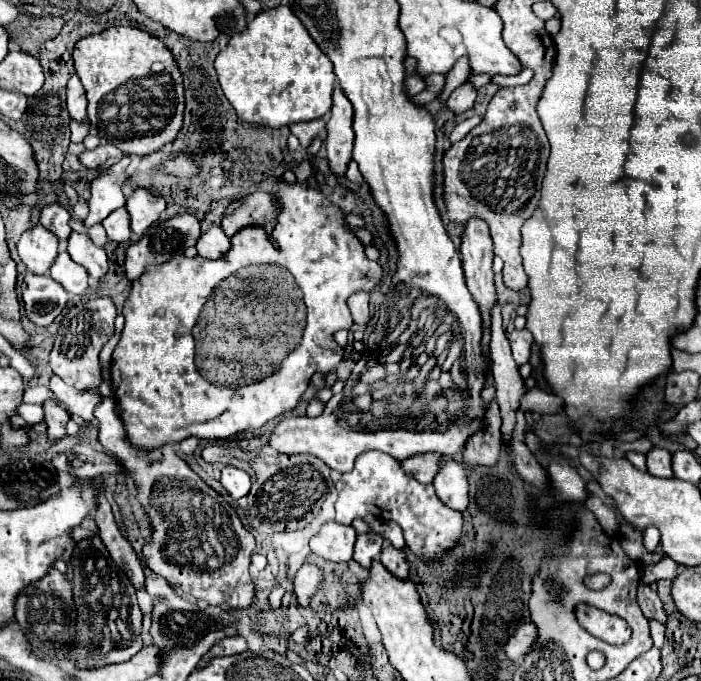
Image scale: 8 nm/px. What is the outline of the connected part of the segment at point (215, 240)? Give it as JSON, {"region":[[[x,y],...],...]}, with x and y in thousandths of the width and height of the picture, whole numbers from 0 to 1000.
{"region":[[[304,332],[301,338],[295,338],[292,344],[287,344],[284,355],[281,355],[281,370],[290,379],[301,379],[310,382],[315,376],[321,376],[330,364],[330,352],[321,347],[315,332]]]}

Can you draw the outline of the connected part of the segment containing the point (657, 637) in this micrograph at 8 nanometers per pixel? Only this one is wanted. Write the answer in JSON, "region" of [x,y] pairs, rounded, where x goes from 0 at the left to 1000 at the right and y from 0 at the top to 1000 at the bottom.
{"region":[[[926,910],[926,919],[929,919],[929,937],[934,943],[934,949],[946,949],[946,931],[949,931],[949,919],[937,910]]]}

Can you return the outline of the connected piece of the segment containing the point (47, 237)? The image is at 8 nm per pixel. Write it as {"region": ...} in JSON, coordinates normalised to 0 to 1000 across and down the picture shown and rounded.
{"region":[[[56,329],[30,344],[24,367],[39,396],[44,396],[47,402],[67,402],[73,388],[78,385],[81,358],[84,352],[78,349],[78,344],[73,344],[67,335]]]}

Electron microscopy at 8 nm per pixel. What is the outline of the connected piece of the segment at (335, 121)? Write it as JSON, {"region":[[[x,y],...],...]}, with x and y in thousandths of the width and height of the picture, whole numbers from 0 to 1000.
{"region":[[[478,126],[475,159],[469,167],[466,206],[464,206],[469,247],[478,258],[492,258],[495,241],[501,238],[501,220],[504,220],[504,203],[506,203],[501,191],[501,179],[504,179],[501,150],[489,144],[489,135],[484,132],[484,126]]]}

